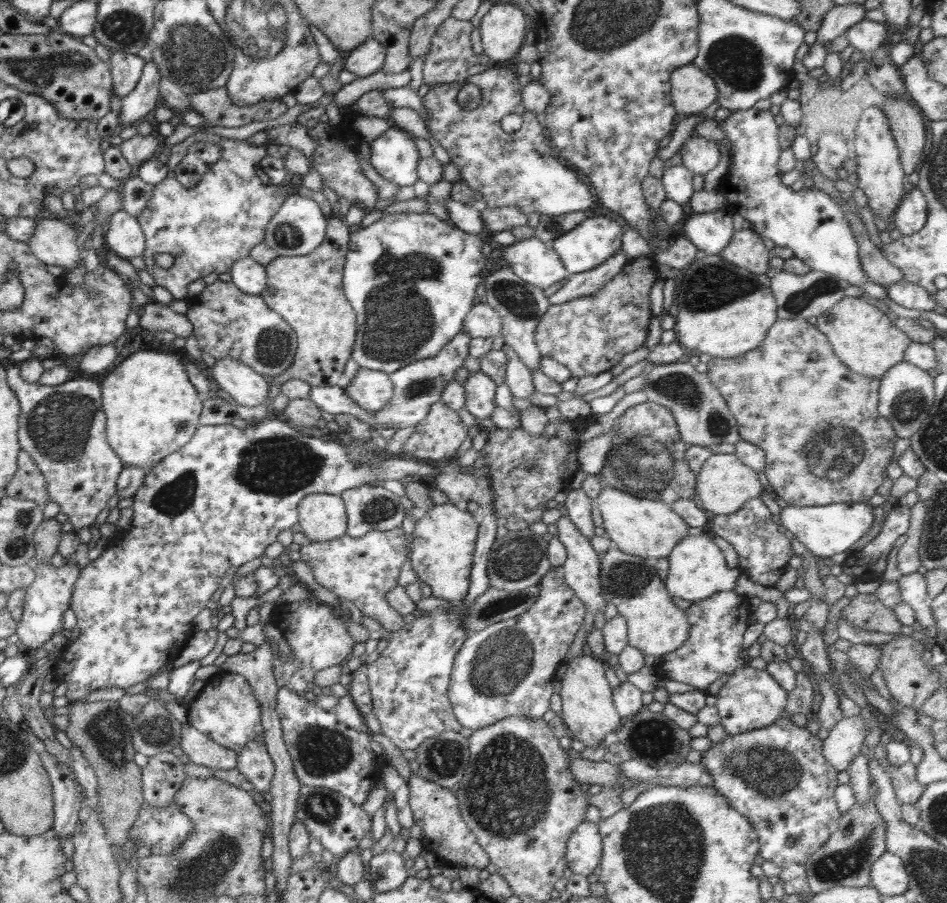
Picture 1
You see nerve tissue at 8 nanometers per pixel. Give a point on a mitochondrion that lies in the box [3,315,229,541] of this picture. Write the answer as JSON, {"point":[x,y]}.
{"point":[58,428]}

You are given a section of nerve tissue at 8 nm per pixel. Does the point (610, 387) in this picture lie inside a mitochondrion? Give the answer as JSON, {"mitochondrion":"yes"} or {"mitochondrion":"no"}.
{"mitochondrion":"no"}

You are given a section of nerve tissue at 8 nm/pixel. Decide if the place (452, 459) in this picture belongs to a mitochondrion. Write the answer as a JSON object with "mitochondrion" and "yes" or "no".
{"mitochondrion":"no"}

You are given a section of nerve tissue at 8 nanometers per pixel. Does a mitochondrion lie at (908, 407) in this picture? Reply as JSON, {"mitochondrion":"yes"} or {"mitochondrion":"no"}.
{"mitochondrion":"yes"}

